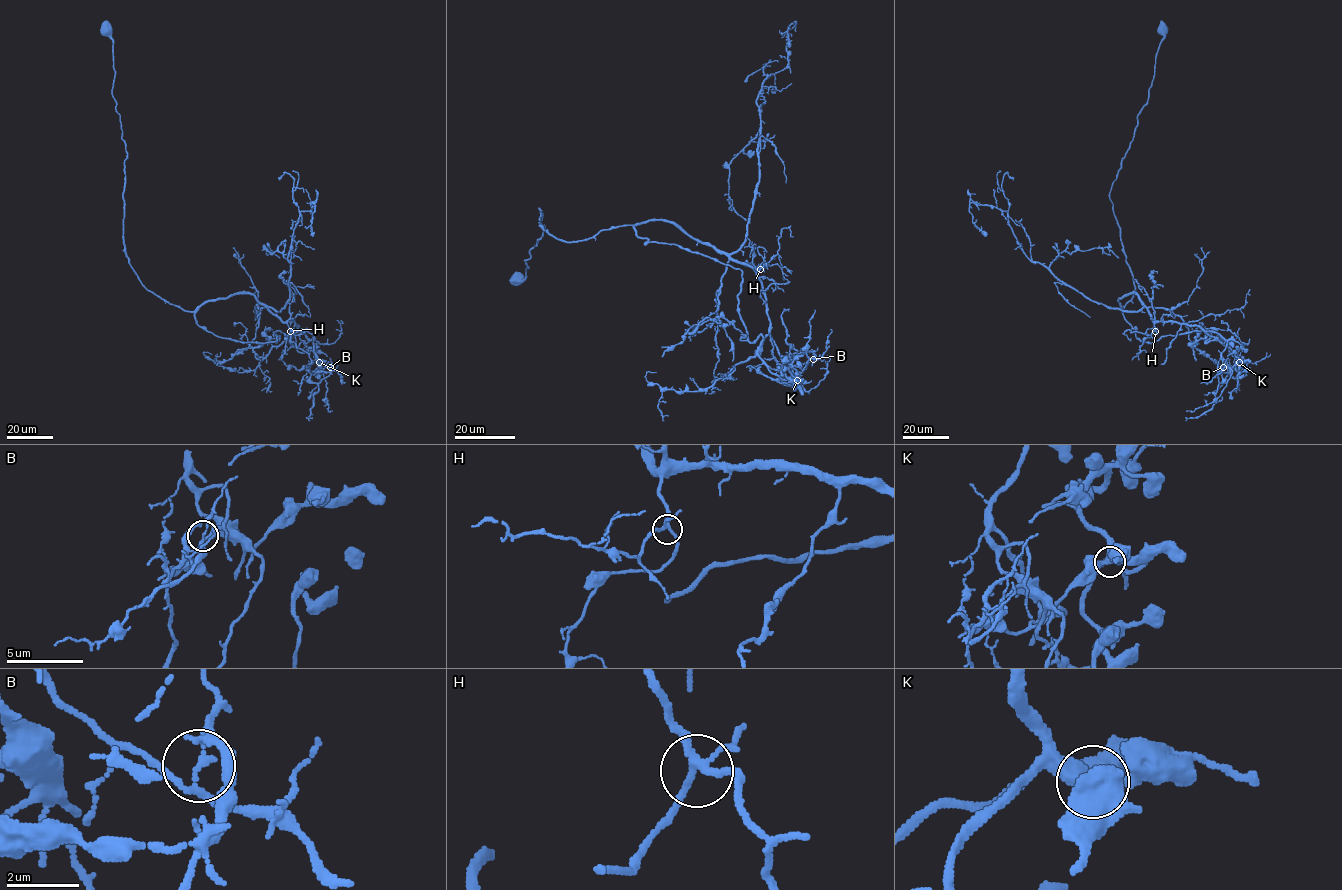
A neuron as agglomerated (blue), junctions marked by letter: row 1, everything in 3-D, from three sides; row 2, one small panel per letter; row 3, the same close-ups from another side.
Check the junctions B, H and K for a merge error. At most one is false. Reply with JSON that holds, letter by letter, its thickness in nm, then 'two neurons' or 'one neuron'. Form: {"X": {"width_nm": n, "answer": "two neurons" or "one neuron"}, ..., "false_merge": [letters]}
{"B": {"width_nm": 130, "answer": "two neurons"}, "H": {"width_nm": 200, "answer": "one neuron"}, "K": {"width_nm": 360, "answer": "one neuron"}, "false_merge": ["B"]}

